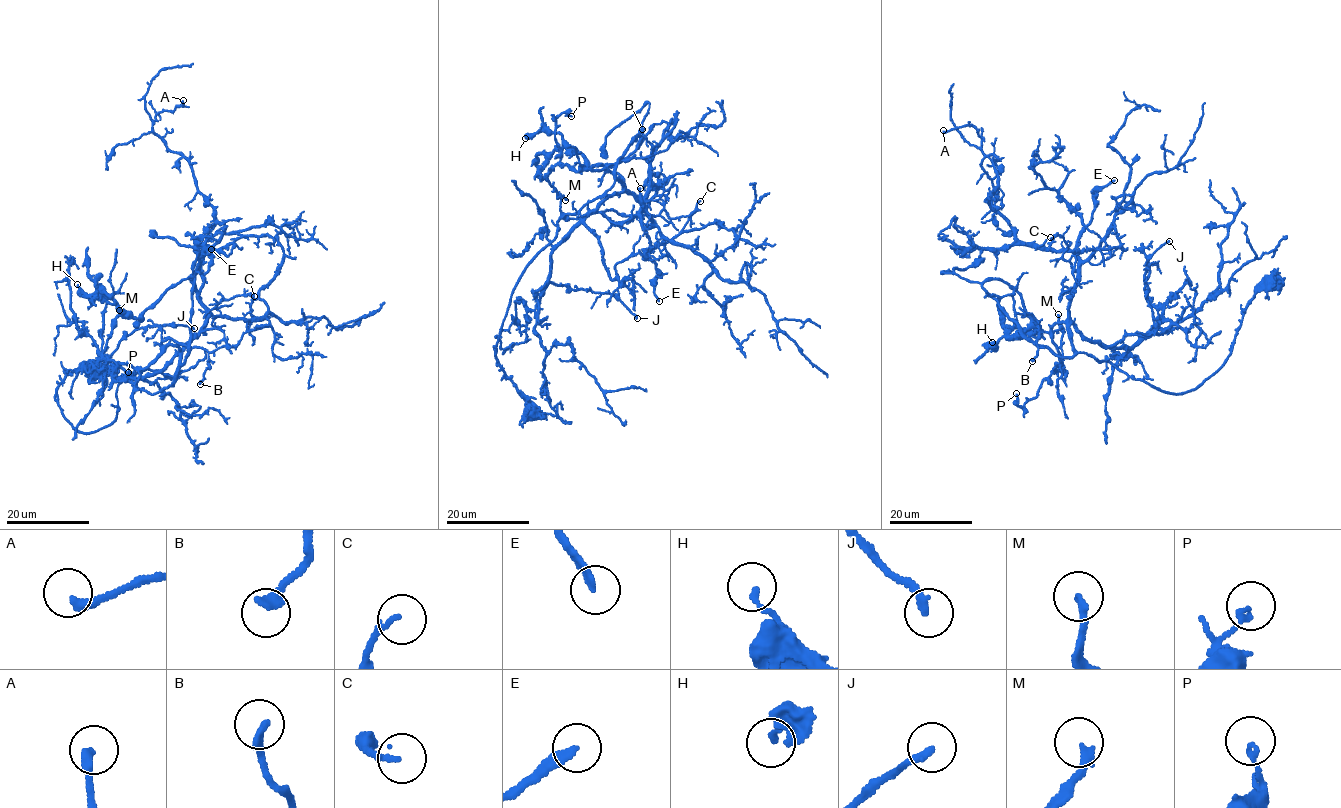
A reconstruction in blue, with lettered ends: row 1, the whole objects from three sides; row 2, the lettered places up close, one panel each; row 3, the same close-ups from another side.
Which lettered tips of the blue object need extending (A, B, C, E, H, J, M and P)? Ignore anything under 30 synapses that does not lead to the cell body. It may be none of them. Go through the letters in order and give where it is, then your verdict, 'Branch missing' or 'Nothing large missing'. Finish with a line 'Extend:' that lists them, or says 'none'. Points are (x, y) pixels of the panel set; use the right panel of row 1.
A: Place: (943, 130). Nothing large missing
B: Place: (1032, 361). Nothing large missing
C: Place: (1050, 237). Nothing large missing
E: Place: (1114, 180). Branch missing
H: Place: (992, 342). Nothing large missing
J: Place: (1169, 241). Nothing large missing
M: Place: (1058, 314). Nothing large missing
P: Place: (1016, 393). Nothing large missing
Extend: E

